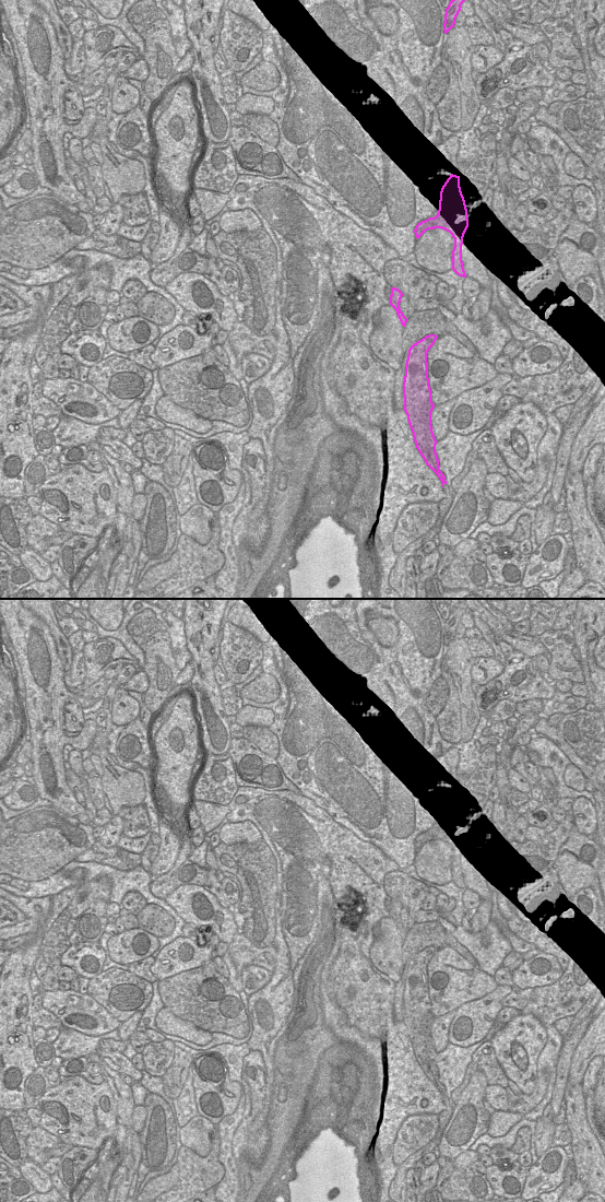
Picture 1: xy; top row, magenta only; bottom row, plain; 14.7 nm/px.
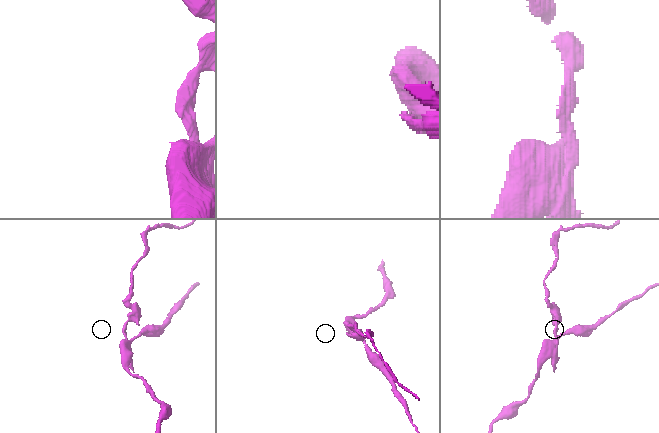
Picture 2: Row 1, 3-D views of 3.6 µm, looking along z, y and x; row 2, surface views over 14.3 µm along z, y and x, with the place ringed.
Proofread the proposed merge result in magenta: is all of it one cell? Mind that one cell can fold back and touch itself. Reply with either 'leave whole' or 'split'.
split

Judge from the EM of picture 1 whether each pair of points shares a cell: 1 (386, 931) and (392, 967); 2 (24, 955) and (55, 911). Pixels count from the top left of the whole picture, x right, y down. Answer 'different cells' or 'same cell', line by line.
1: same cell
2: different cells

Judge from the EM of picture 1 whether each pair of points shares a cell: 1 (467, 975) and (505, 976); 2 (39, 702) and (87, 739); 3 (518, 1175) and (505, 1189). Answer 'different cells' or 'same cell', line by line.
1: different cells
2: same cell
3: same cell

